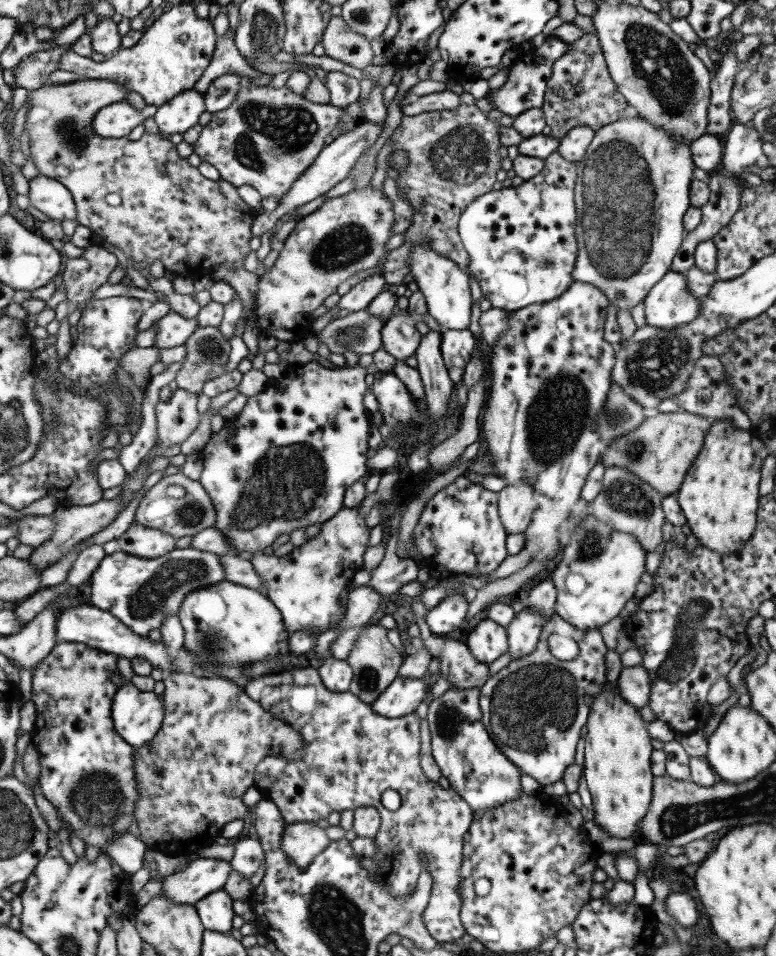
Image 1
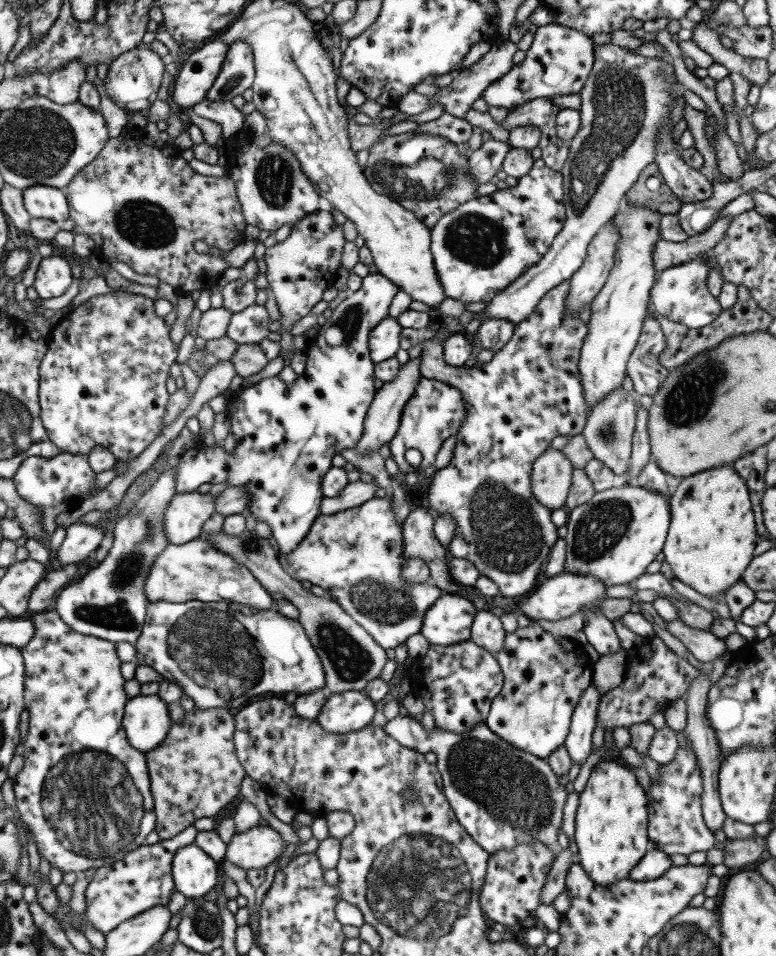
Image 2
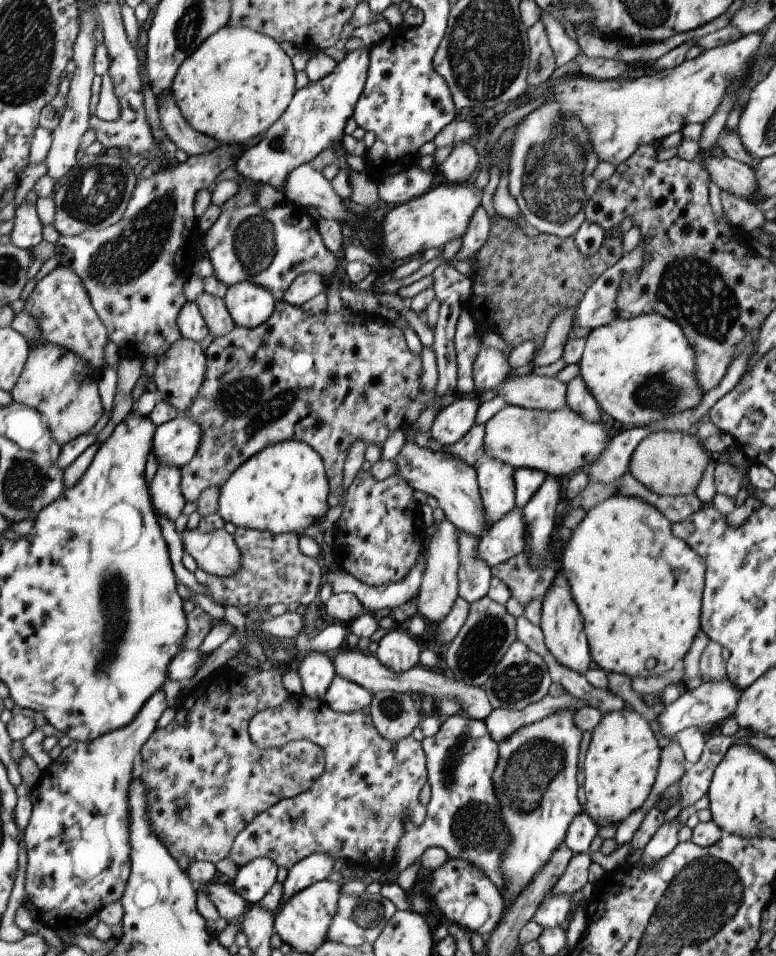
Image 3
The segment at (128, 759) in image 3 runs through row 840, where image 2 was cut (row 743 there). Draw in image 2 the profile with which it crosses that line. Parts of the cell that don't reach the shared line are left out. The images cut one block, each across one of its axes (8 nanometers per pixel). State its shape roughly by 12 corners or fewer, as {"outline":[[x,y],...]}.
{"outline":[[30,612],[12,789],[39,858],[145,844],[113,643]]}

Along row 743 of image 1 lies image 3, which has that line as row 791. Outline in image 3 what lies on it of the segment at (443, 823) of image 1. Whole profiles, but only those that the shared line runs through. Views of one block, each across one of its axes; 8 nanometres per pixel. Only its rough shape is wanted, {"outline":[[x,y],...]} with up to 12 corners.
{"outline":[[288,694],[247,732],[323,752],[309,790],[239,831],[227,856],[288,871],[323,852],[393,868],[421,826],[426,760],[369,713]]}

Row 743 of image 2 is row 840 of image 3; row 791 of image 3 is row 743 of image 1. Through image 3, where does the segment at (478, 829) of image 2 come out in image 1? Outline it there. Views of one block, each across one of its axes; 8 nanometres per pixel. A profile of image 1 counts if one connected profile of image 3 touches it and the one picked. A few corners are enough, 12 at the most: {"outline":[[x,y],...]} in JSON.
{"outline":[[479,687],[426,711],[435,766],[472,811],[523,793],[482,726]]}

